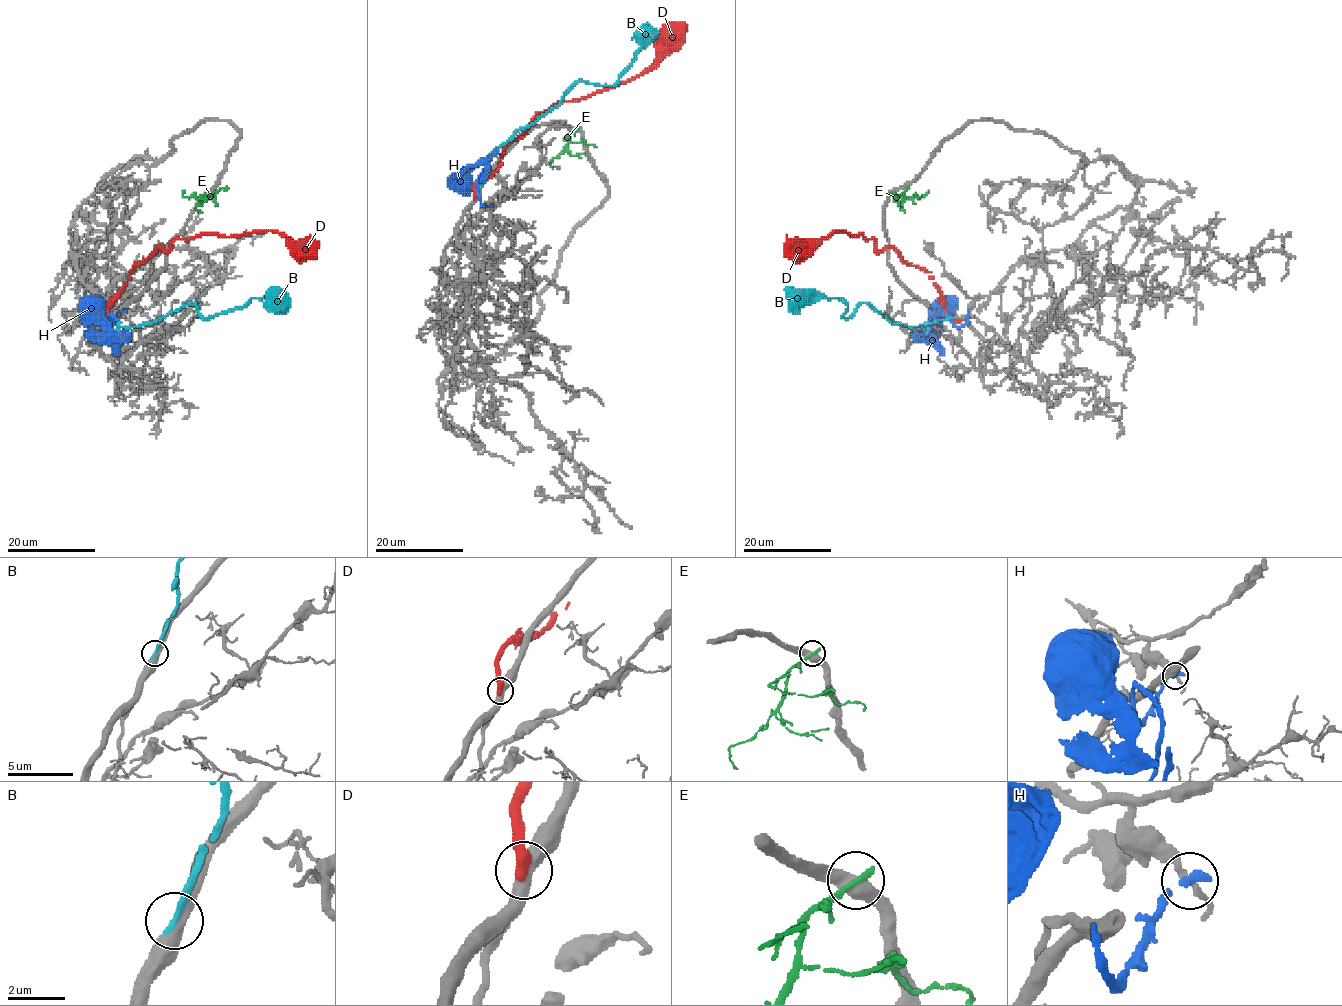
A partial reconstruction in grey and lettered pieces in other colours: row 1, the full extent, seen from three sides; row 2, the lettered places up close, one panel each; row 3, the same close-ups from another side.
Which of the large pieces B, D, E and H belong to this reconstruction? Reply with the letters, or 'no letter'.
B

